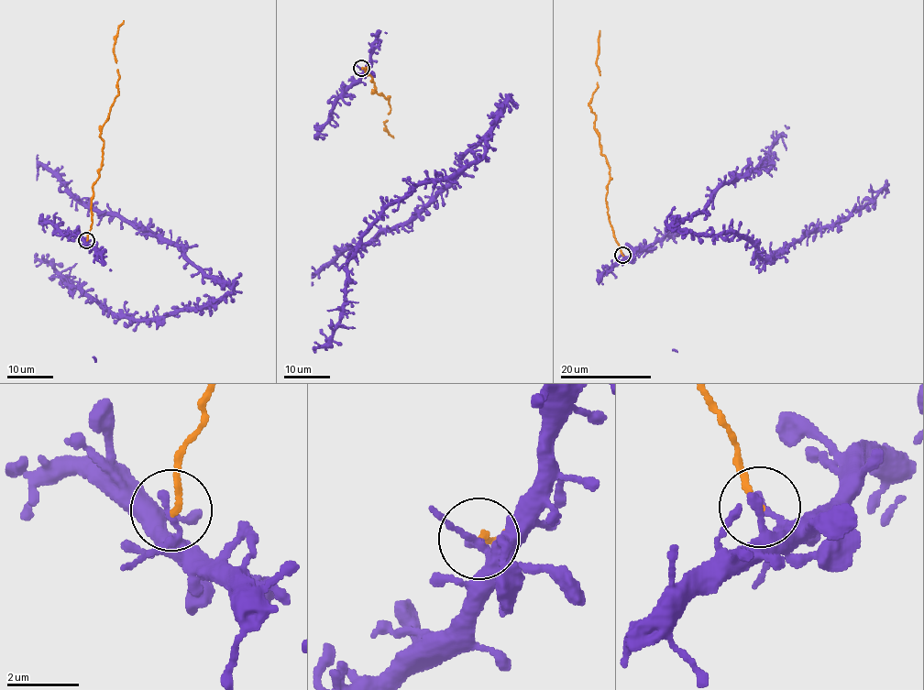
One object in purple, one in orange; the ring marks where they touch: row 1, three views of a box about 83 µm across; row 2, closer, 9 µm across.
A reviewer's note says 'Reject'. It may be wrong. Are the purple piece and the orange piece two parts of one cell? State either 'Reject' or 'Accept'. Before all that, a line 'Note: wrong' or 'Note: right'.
Note: right
Reject

